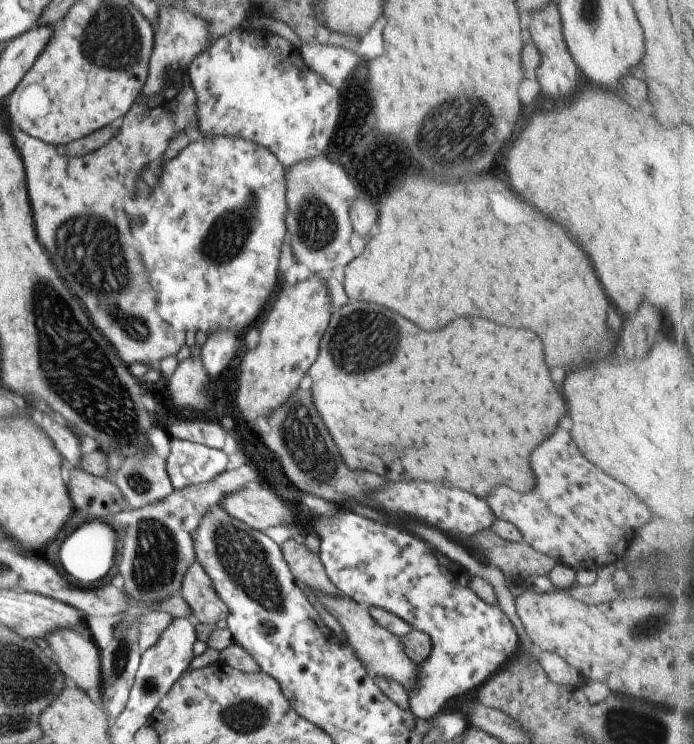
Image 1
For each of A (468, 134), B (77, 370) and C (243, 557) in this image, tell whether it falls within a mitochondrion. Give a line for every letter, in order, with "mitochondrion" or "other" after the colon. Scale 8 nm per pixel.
A: mitochondrion
B: mitochondrion
C: mitochondrion

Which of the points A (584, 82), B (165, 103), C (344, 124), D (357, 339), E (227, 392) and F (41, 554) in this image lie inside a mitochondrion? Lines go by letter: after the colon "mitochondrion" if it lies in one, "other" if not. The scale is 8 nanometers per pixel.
A: other
B: other
C: other
D: mitochondrion
E: other
F: other

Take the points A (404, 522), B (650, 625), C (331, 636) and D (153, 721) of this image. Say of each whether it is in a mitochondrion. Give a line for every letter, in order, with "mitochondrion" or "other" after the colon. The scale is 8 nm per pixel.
A: other
B: mitochondrion
C: other
D: other

